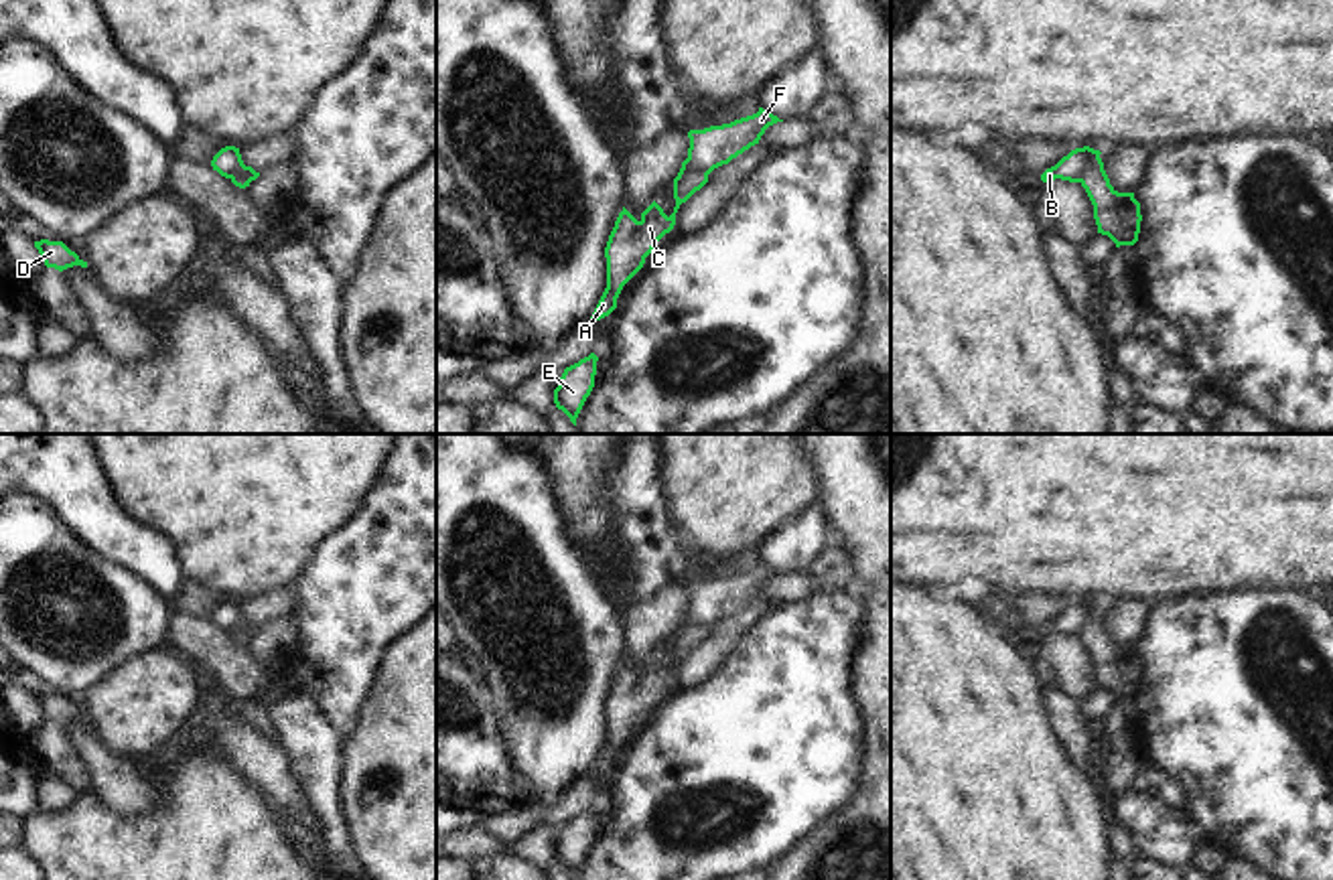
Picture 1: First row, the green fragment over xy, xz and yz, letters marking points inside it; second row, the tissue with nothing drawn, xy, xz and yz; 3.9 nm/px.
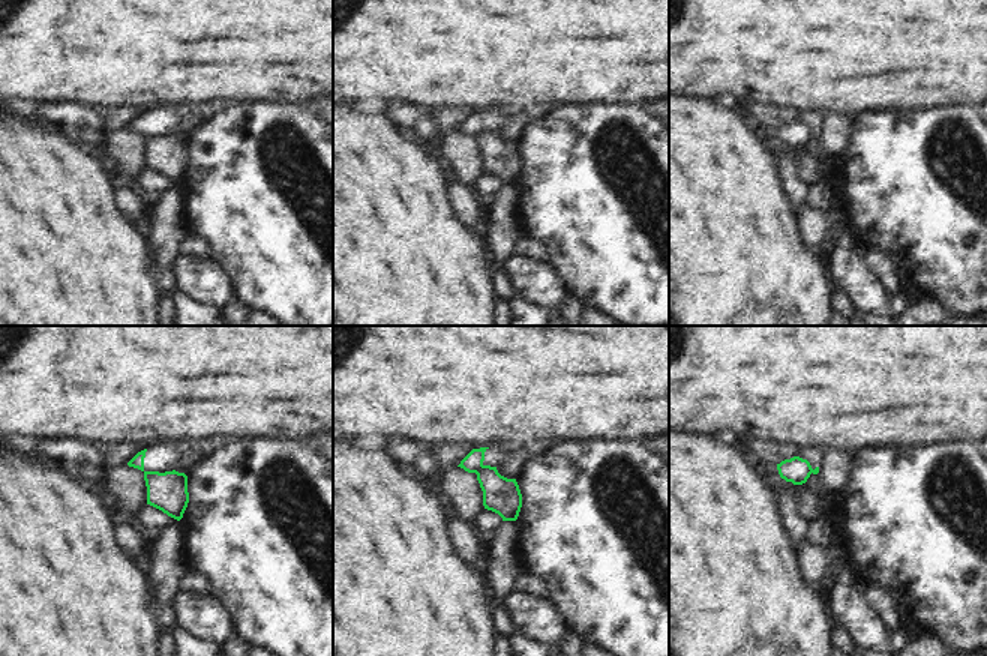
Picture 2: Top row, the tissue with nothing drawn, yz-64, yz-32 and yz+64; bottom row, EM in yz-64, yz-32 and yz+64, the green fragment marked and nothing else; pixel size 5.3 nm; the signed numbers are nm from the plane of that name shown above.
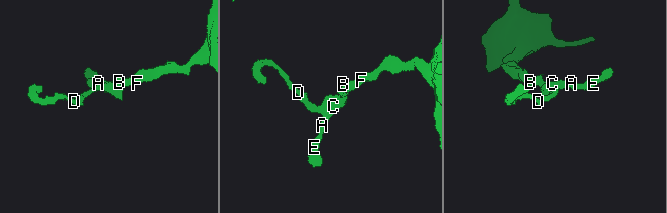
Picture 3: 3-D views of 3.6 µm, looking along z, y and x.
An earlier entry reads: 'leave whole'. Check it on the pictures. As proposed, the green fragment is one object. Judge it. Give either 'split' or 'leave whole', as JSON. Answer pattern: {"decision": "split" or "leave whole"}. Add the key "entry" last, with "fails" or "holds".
{"decision": "split", "entry": "fails"}

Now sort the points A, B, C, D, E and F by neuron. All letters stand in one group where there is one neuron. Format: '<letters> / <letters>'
A C D E / B F

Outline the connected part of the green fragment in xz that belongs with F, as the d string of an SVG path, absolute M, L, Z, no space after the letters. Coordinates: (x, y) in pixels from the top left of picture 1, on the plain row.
M759 562L757 568L730 578L690 584L688 612L682 616L678 631L690 625L710 629L714 622L728 618L745 604L759 598L765 584L777 576L783 574Z

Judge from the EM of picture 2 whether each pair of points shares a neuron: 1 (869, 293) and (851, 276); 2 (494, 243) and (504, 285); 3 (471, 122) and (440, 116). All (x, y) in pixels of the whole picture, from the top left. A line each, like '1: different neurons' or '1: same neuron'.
1: same neuron
2: same neuron
3: different neurons

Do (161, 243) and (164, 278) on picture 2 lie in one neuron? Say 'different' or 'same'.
same

